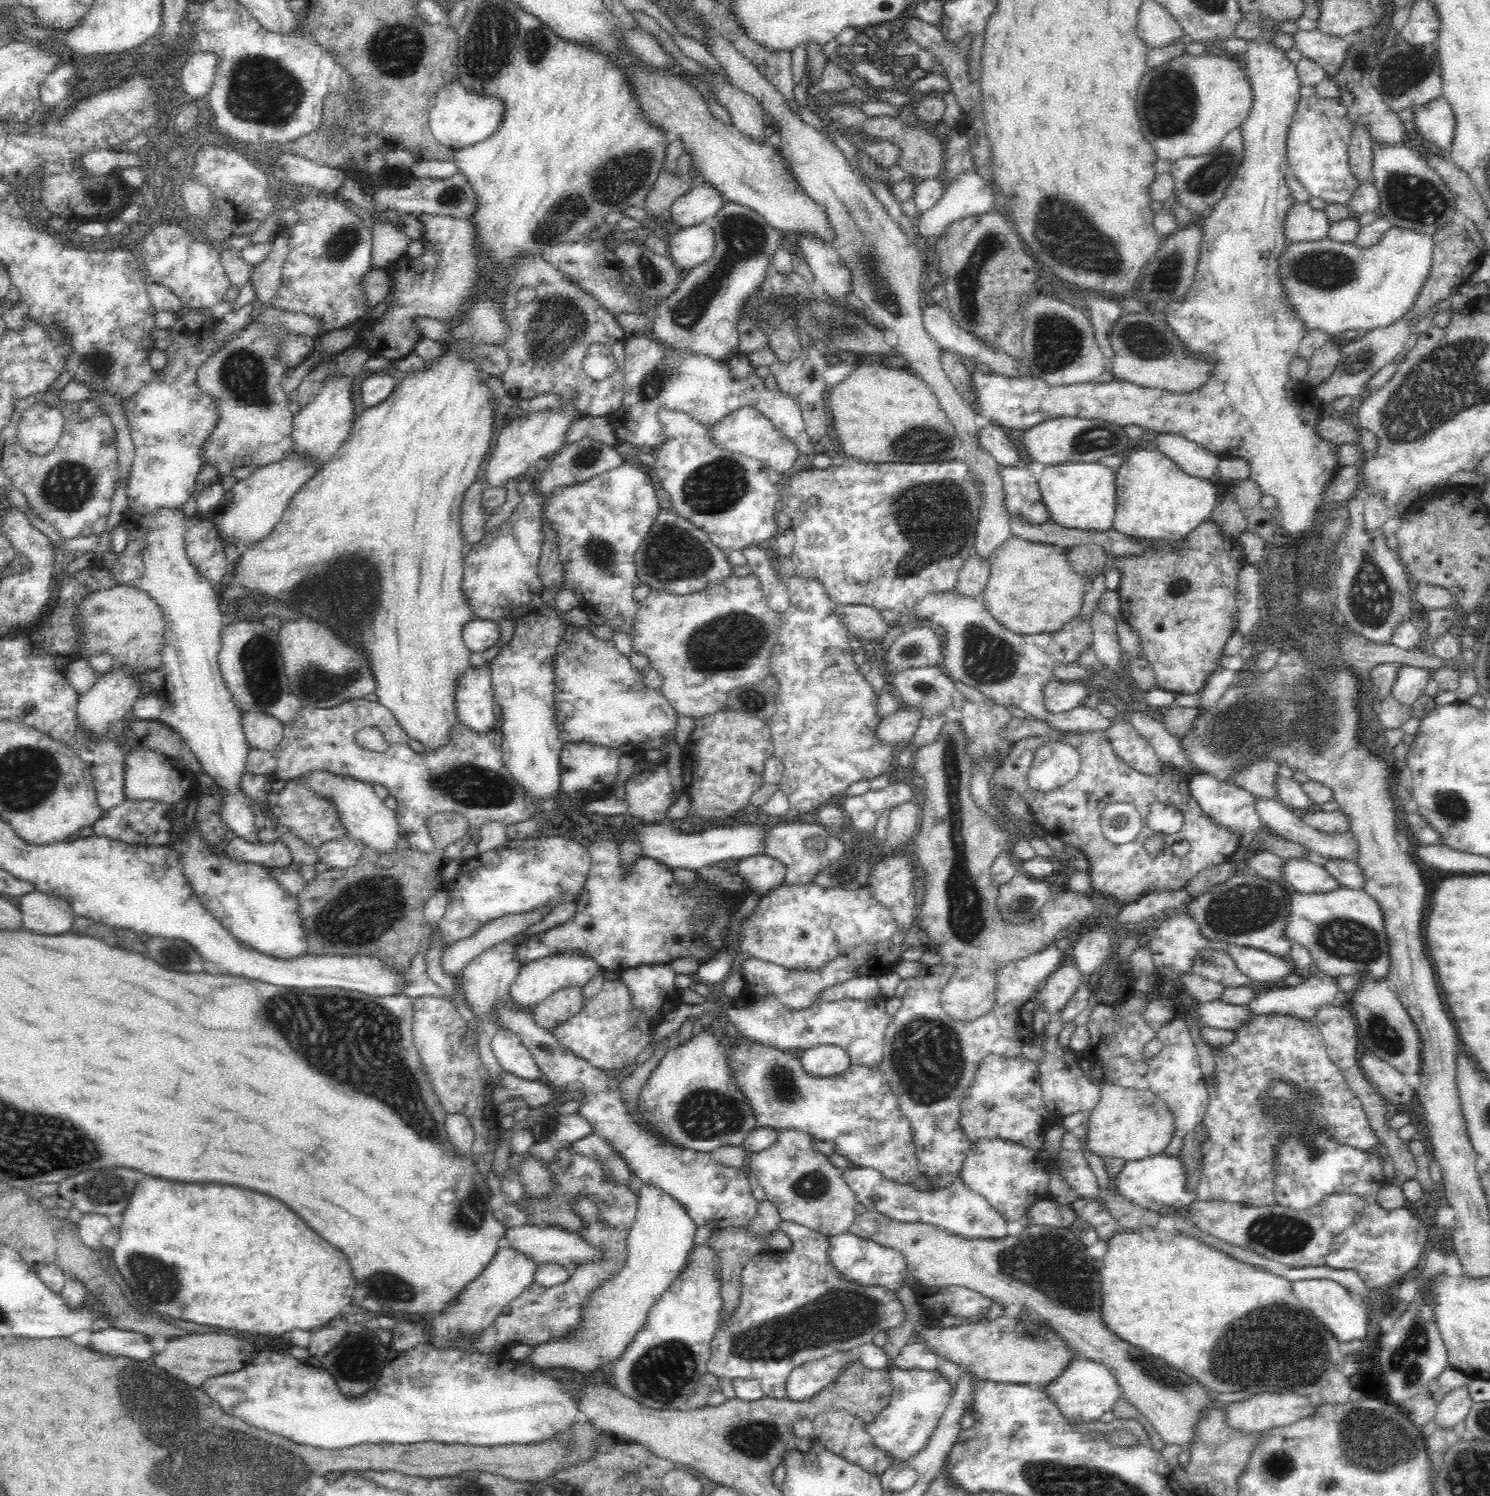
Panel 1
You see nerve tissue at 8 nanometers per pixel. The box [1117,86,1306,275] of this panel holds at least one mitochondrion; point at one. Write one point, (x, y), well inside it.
(1209, 178)

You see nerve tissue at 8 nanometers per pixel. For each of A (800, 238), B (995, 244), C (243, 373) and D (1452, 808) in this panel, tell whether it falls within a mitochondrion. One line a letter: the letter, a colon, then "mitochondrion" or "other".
A: other
B: mitochondrion
C: mitochondrion
D: mitochondrion

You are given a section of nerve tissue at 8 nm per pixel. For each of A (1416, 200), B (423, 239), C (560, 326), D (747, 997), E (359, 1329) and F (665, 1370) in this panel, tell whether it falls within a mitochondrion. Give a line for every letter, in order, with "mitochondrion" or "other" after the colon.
A: mitochondrion
B: other
C: mitochondrion
D: other
E: other
F: mitochondrion

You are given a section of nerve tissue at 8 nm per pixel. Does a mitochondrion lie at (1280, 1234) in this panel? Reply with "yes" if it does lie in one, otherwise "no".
yes

